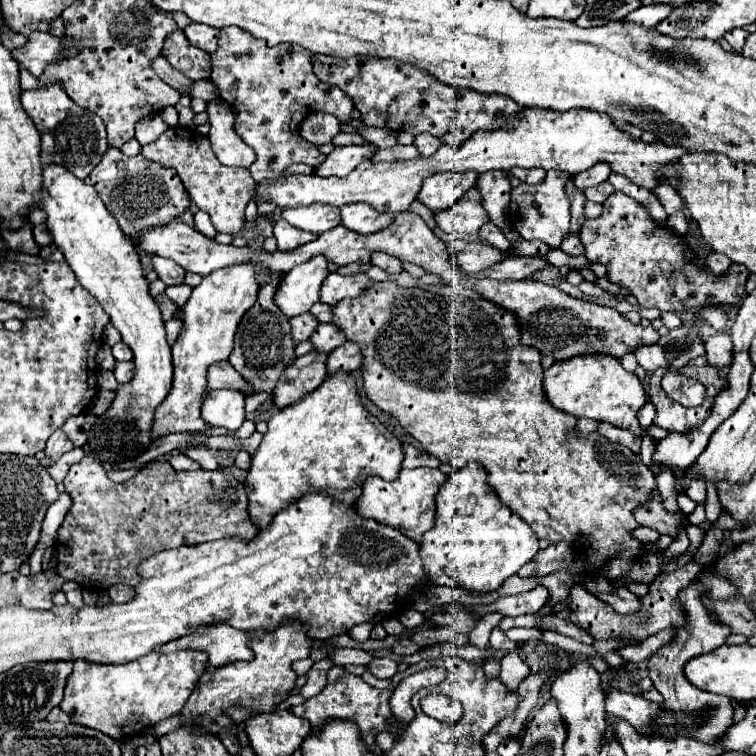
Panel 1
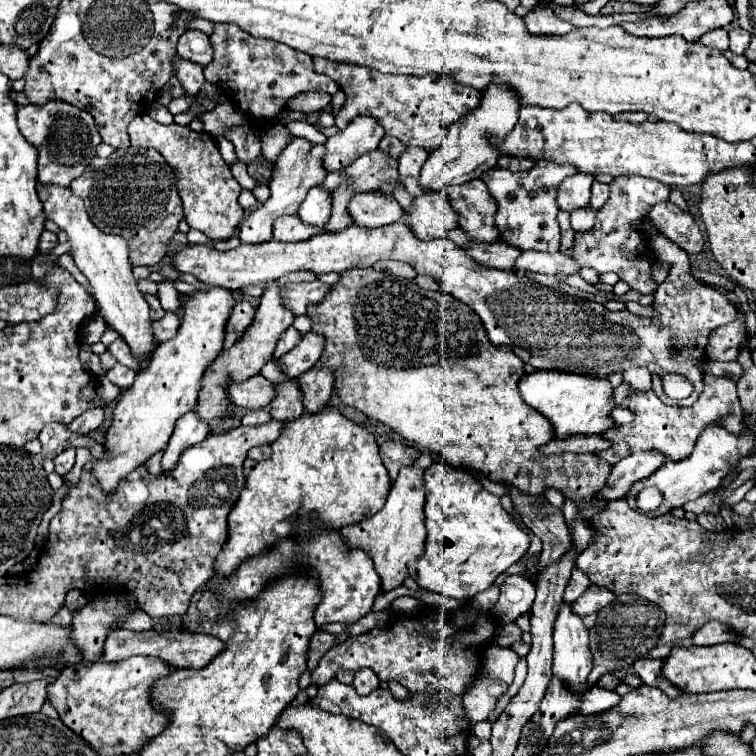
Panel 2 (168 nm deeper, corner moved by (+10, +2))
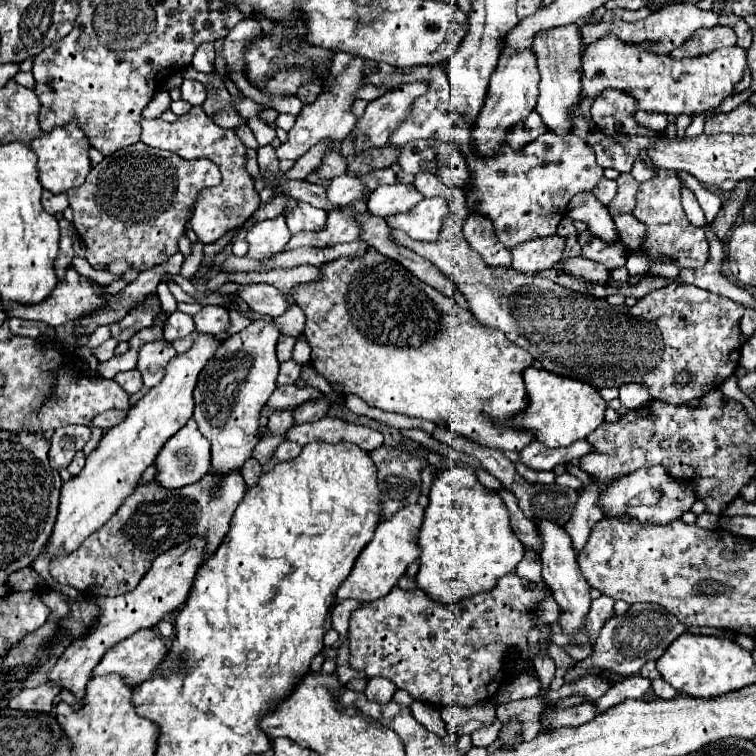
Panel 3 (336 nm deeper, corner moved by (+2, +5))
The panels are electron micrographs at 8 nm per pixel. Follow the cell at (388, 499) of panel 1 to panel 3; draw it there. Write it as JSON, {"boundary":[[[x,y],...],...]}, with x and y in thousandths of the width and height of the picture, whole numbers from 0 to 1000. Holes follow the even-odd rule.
{"boundary":[[[542,667],[532,672],[526,680],[521,680],[516,688],[508,688],[500,693],[492,717],[476,730],[463,762],[452,770],[447,778],[447,796],[455,796],[460,791],[466,794],[479,794],[479,796],[492,796],[505,788],[511,788],[526,770],[529,762],[537,759],[537,751],[553,738],[556,725],[548,717],[548,709],[553,706],[561,685],[561,672],[556,667]]]}

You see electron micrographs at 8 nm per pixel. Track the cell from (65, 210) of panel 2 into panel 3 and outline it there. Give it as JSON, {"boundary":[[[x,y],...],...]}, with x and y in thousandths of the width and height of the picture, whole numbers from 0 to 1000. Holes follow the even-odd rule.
{"boundary":[[[63,251],[56,254],[56,272],[63,283],[79,283],[90,275],[90,262],[87,257],[69,257]]]}

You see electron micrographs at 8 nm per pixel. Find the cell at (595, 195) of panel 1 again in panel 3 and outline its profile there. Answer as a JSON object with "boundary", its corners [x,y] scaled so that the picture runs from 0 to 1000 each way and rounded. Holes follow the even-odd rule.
{"boundary":[[[796,235],[796,238],[783,249],[783,257],[786,257],[799,272],[804,272],[804,270],[810,267],[810,262],[815,259],[815,238]]]}

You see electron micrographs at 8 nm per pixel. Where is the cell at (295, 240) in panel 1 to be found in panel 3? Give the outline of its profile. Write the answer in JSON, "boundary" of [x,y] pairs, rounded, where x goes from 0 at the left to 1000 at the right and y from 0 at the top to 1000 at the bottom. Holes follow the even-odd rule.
{"boundary":[[[394,267],[384,280],[378,280],[378,296],[386,310],[394,310],[399,304],[426,304],[431,299],[434,280],[415,275],[405,267]]]}

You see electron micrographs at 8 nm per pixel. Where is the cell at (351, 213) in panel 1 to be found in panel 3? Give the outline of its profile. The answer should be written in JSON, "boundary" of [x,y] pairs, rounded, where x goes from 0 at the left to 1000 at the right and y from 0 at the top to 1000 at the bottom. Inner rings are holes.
{"boundary":[[[524,241],[521,246],[500,246],[487,262],[487,278],[495,286],[519,286],[526,280],[545,278],[561,259],[550,254],[545,243]]]}

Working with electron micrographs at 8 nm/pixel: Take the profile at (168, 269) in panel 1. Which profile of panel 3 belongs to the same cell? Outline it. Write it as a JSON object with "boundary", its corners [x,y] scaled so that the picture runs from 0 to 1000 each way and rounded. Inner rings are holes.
{"boundary":[[[267,405],[267,410],[262,415],[257,415],[257,426],[259,426],[259,437],[265,442],[291,444],[302,434],[304,421],[302,421],[299,407],[294,407],[294,405]]]}

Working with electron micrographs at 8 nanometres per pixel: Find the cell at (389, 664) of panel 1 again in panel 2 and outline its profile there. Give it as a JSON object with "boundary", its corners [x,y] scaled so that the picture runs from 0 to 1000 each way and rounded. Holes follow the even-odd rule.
{"boundary":[[[474,885],[471,888],[471,898],[468,898],[468,911],[476,919],[487,919],[489,914],[495,914],[500,909],[503,898],[497,896],[497,890],[492,890],[492,885]]]}

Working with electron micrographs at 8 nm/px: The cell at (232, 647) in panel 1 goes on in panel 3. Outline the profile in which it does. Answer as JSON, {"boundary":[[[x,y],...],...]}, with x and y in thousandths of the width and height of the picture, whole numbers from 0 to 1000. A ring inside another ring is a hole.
{"boundary":[[[190,831],[148,854],[122,892],[135,894],[146,889],[164,897],[164,902],[169,902],[172,907],[180,907],[201,897],[201,892],[217,876],[217,870],[217,849],[201,831]]]}

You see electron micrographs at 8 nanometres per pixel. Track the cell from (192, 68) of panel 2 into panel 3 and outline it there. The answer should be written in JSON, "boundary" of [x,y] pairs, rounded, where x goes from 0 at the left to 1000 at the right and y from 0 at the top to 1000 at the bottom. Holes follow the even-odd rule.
{"boundary":[[[243,106],[238,122],[241,122],[241,132],[251,135],[254,140],[267,138],[270,130],[272,130],[272,116],[265,108],[257,108],[257,106]]]}

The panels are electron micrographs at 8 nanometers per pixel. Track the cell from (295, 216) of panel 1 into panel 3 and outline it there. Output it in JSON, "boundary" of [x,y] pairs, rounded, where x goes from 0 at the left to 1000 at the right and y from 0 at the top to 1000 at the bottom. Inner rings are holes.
{"boundary":[[[460,230],[442,235],[431,257],[439,270],[450,270],[450,272],[460,272],[466,267],[476,267],[476,262],[484,262],[481,246],[476,246],[474,235],[460,233]]]}

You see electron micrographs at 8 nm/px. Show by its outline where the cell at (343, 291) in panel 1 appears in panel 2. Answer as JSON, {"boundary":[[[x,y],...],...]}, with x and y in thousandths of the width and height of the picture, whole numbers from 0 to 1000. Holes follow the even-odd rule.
{"boundary":[[[423,369],[410,374],[381,374],[376,382],[376,401],[381,409],[386,409],[389,417],[399,417],[405,414],[407,403],[423,401],[437,382],[439,377],[431,377]]]}

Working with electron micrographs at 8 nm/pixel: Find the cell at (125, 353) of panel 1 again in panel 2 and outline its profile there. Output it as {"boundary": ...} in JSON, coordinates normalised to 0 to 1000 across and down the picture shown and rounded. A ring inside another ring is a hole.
{"boundary":[[[153,448],[146,459],[143,459],[143,464],[153,472],[153,478],[156,480],[161,480],[161,483],[167,483],[167,485],[172,485],[172,488],[177,488],[177,491],[183,491],[180,485],[183,485],[183,478],[180,475],[175,475],[175,467],[172,467],[172,459],[167,456],[167,451],[164,448]]]}

